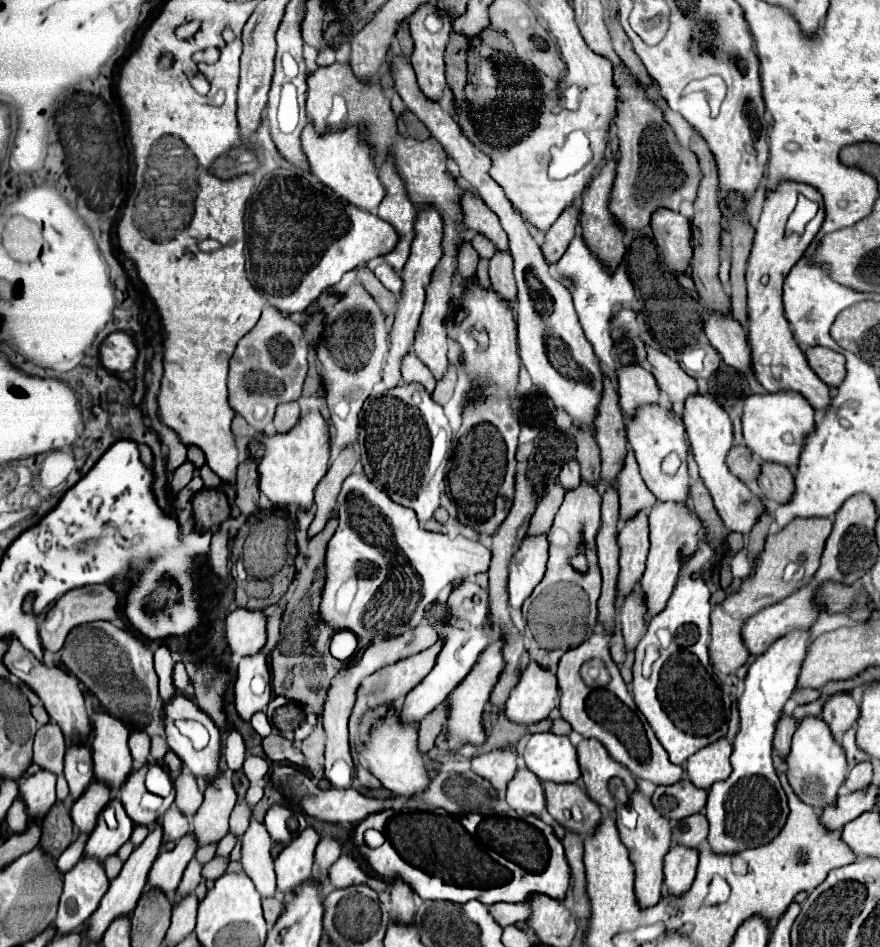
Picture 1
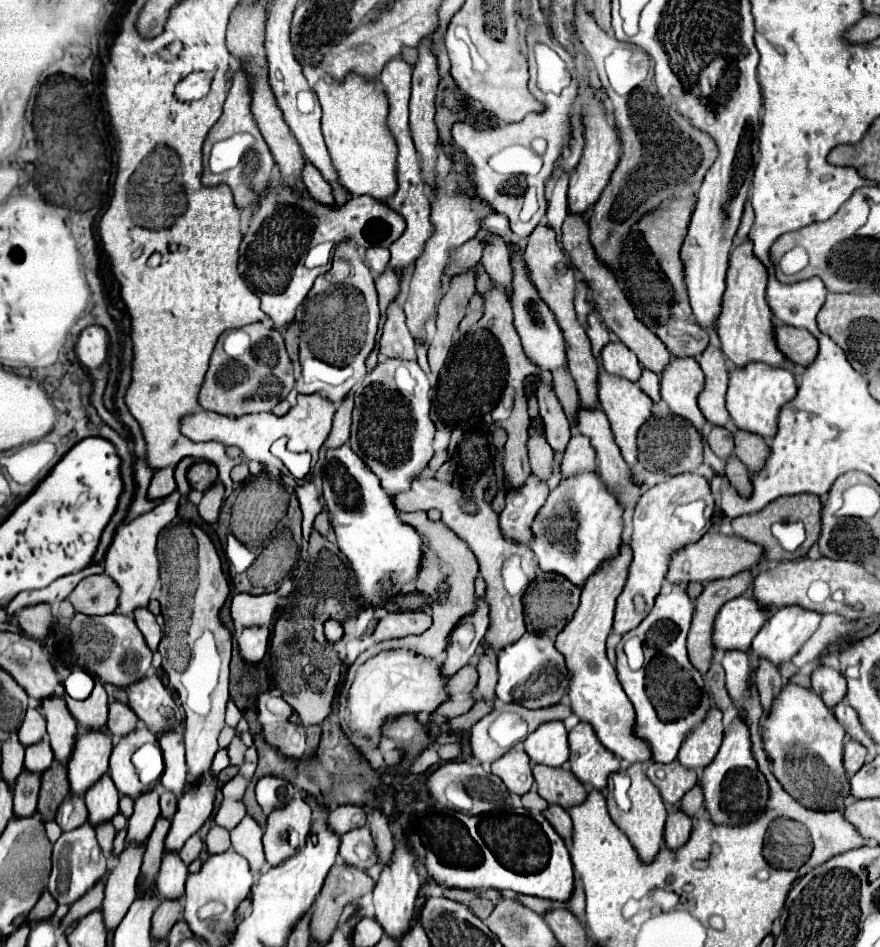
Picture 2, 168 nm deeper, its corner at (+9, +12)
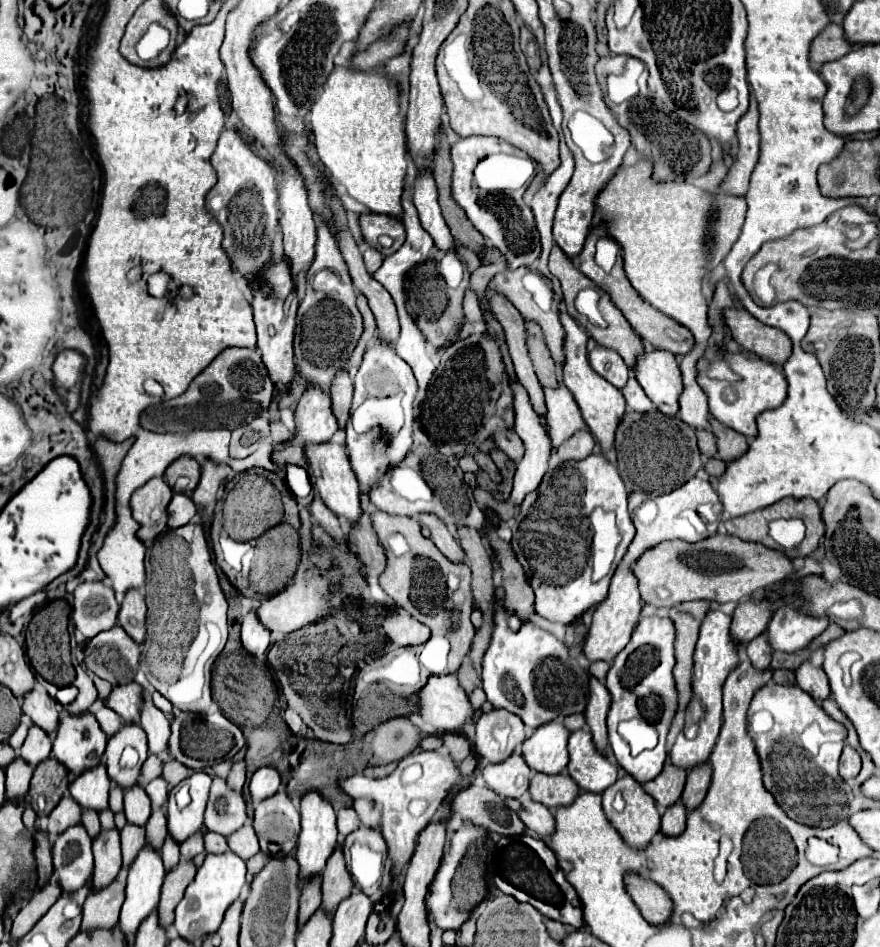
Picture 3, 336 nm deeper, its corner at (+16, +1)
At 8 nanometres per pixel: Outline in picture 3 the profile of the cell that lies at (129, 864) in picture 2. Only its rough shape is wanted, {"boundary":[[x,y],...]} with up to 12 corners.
{"boundary":[[126,824],[122,834],[122,872],[146,844],[144,826]]}

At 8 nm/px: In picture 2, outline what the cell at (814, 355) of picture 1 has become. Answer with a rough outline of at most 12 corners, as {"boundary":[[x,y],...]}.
{"boundary":[[775,327],[779,349],[807,367],[819,341],[807,329]]}

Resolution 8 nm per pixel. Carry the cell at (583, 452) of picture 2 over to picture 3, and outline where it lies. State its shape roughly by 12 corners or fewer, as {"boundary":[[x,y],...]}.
{"boundary":[[578,430],[558,448],[564,460],[592,454],[594,436]]}

